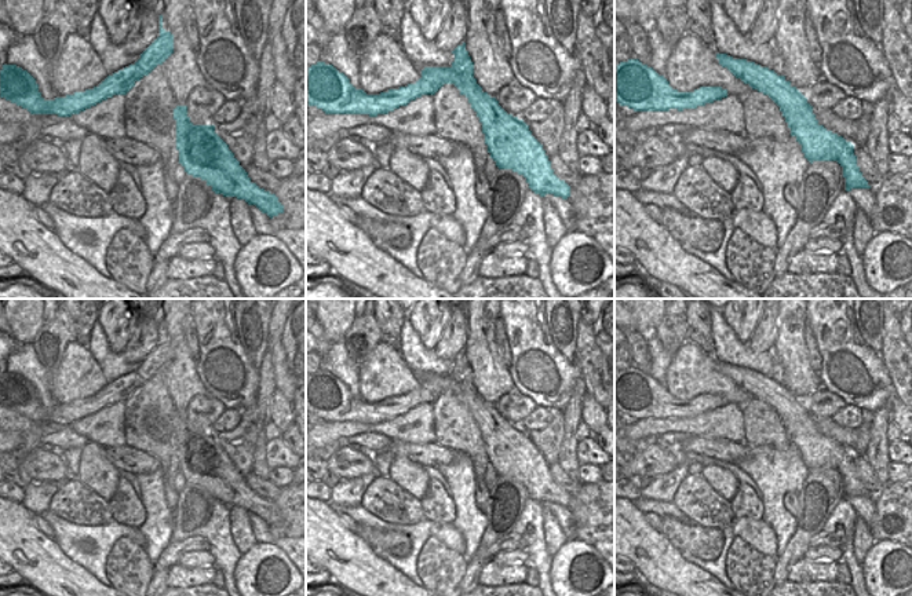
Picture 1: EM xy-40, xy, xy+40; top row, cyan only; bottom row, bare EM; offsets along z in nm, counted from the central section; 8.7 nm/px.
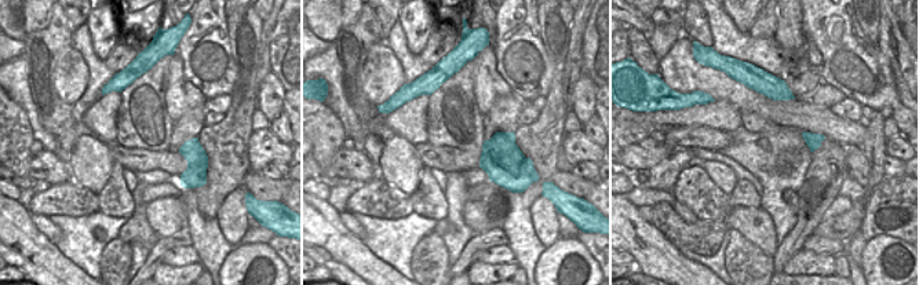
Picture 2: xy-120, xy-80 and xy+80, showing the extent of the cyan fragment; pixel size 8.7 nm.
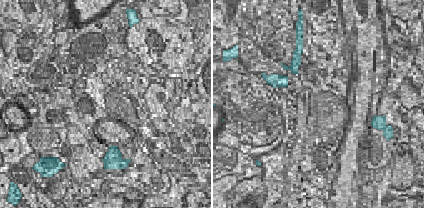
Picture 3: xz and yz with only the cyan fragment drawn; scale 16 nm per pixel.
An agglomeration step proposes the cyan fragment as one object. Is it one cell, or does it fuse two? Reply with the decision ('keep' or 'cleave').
cleave

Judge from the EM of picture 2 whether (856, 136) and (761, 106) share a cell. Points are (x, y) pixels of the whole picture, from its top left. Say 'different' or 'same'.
same

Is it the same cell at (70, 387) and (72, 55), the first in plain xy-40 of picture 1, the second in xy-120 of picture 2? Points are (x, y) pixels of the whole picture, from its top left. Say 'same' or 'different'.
same

